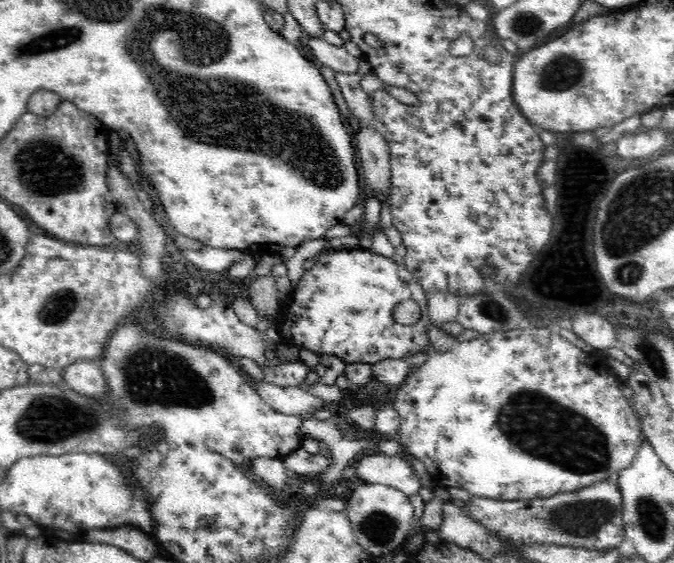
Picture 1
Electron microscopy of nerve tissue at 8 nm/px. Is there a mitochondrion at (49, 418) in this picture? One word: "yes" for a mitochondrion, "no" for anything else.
yes

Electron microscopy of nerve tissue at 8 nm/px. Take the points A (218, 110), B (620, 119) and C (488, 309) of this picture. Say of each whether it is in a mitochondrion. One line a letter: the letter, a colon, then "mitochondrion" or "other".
A: mitochondrion
B: other
C: mitochondrion

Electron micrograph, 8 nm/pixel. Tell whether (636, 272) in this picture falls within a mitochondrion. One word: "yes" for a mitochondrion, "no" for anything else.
yes

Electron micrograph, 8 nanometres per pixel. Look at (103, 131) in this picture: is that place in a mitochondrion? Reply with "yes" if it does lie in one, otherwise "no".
no

